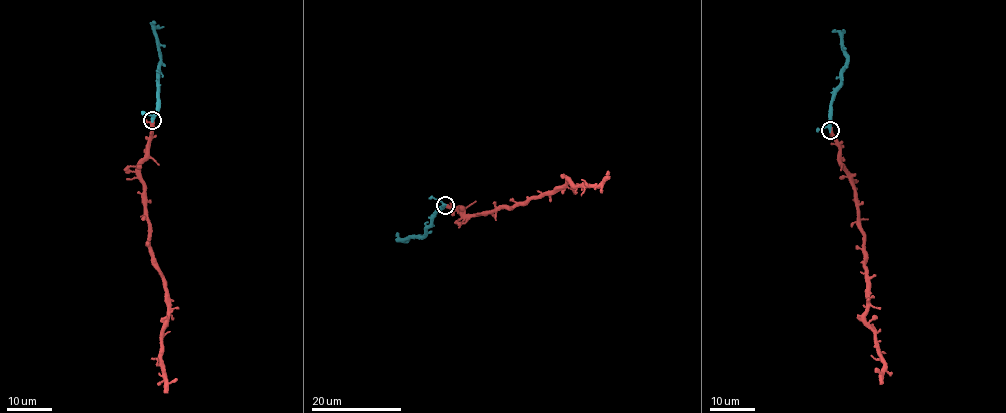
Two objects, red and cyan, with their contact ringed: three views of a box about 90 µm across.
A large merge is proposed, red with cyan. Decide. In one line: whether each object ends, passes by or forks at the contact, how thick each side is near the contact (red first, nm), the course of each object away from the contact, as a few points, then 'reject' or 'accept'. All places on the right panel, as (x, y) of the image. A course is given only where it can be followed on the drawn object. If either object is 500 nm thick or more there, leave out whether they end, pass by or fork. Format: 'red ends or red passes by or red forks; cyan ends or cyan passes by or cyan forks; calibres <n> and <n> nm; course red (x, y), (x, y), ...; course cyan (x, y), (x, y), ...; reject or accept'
red passes by; cyan passes by; calibres 380 and 340 nm; course red (830, 130), (851, 176), (857, 226), (864, 236), (865, 322), (883, 363), (881, 372), (875, 368); course cyan (829, 130), (832, 91), (841, 81), (841, 68), (846, 58), (840, 34), (831, 31); accept

